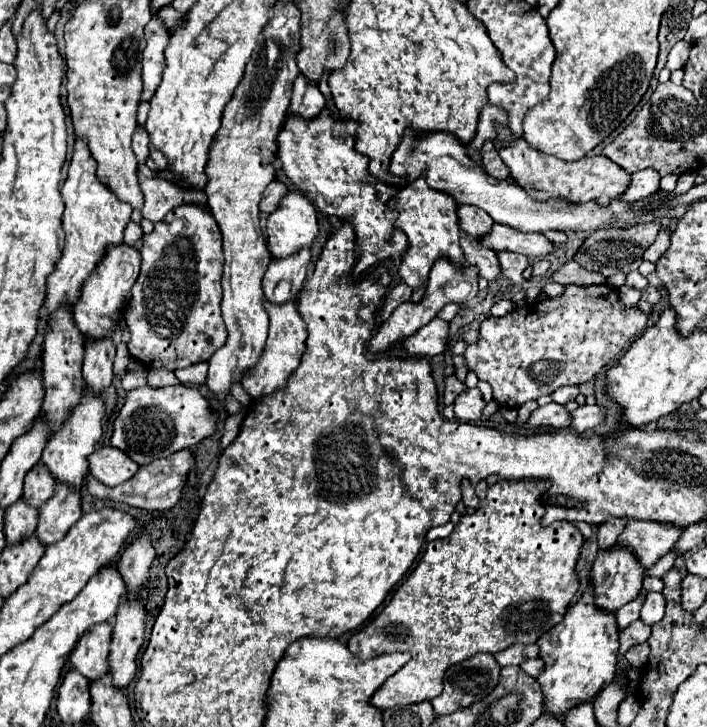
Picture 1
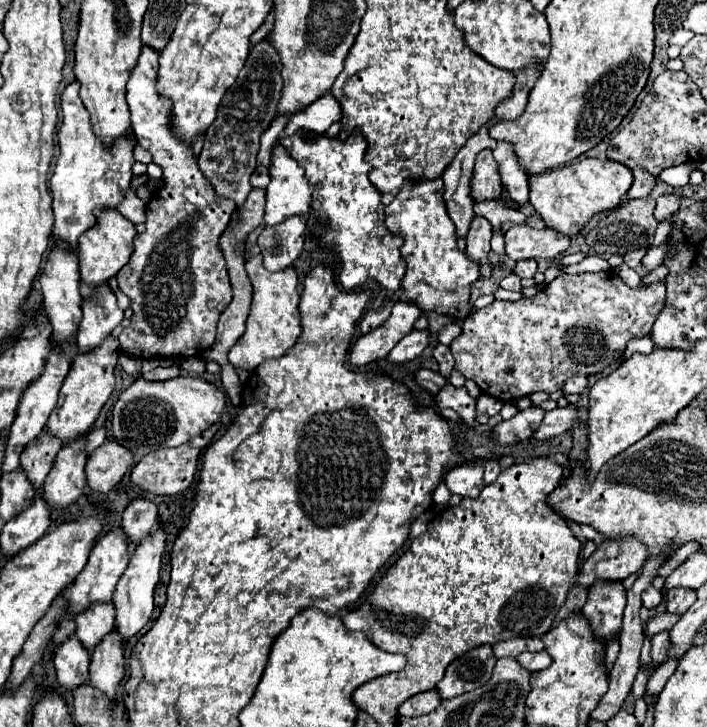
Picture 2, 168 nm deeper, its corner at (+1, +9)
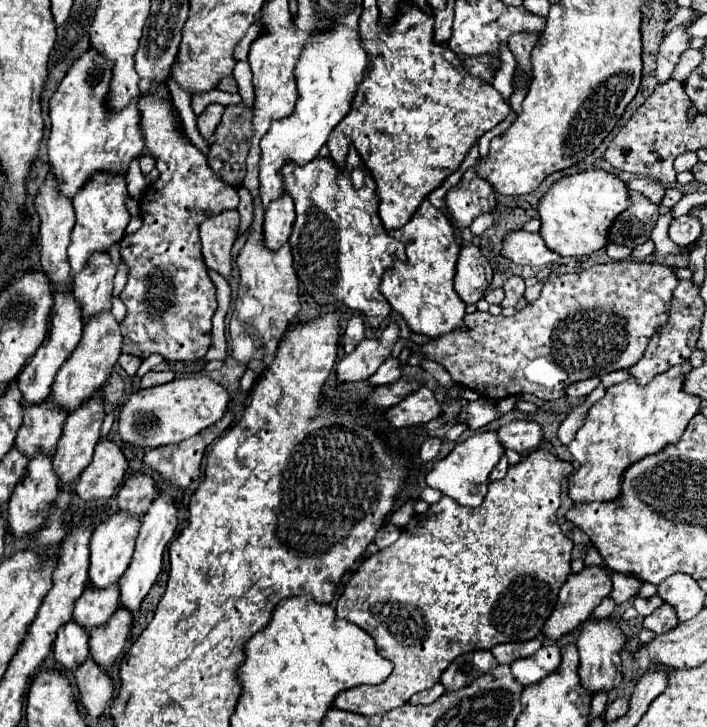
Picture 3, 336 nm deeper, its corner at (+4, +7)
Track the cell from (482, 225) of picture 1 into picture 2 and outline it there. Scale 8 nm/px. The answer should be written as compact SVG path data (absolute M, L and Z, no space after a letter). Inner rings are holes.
M477 215L471 223L471 229L469 229L467 237L465 237L465 241L467 241L465 255L479 265L479 279L491 277L491 271L493 271L493 267L487 259L489 239L491 239L491 225L489 225L487 219Z

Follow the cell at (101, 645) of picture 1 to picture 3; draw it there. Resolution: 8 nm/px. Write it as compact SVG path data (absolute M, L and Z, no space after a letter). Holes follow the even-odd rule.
M118 585L106 591L84 591L74 605L74 621L84 629L92 631L118 611Z

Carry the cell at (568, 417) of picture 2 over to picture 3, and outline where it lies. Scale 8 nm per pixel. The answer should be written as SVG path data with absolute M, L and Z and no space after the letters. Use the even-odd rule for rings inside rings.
M510 421L498 429L502 445L514 451L532 451L544 439L542 425L536 421Z

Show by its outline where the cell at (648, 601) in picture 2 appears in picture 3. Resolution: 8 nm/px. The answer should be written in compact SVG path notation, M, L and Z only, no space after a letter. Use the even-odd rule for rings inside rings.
M636 595L634 597L634 607L636 607L636 611L642 615L642 617L646 617L646 615L650 615L656 607L660 607L664 601L662 599L658 599L658 595L652 595L652 597L640 597L640 595Z

